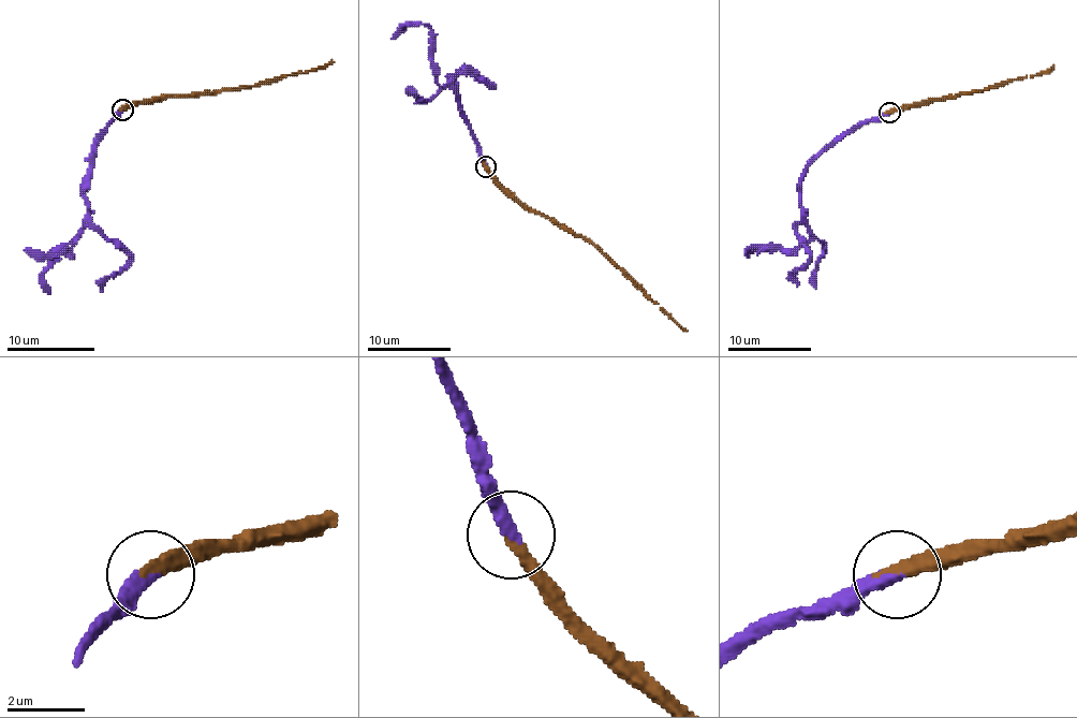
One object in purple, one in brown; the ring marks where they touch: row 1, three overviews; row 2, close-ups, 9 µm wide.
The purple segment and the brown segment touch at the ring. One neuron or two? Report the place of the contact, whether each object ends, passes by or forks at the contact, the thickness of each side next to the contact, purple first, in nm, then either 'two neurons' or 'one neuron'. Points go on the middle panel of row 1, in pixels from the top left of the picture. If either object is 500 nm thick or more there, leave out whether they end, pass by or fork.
(485, 166) | purple ends | brown ends | 320/360 nm | one neuron

